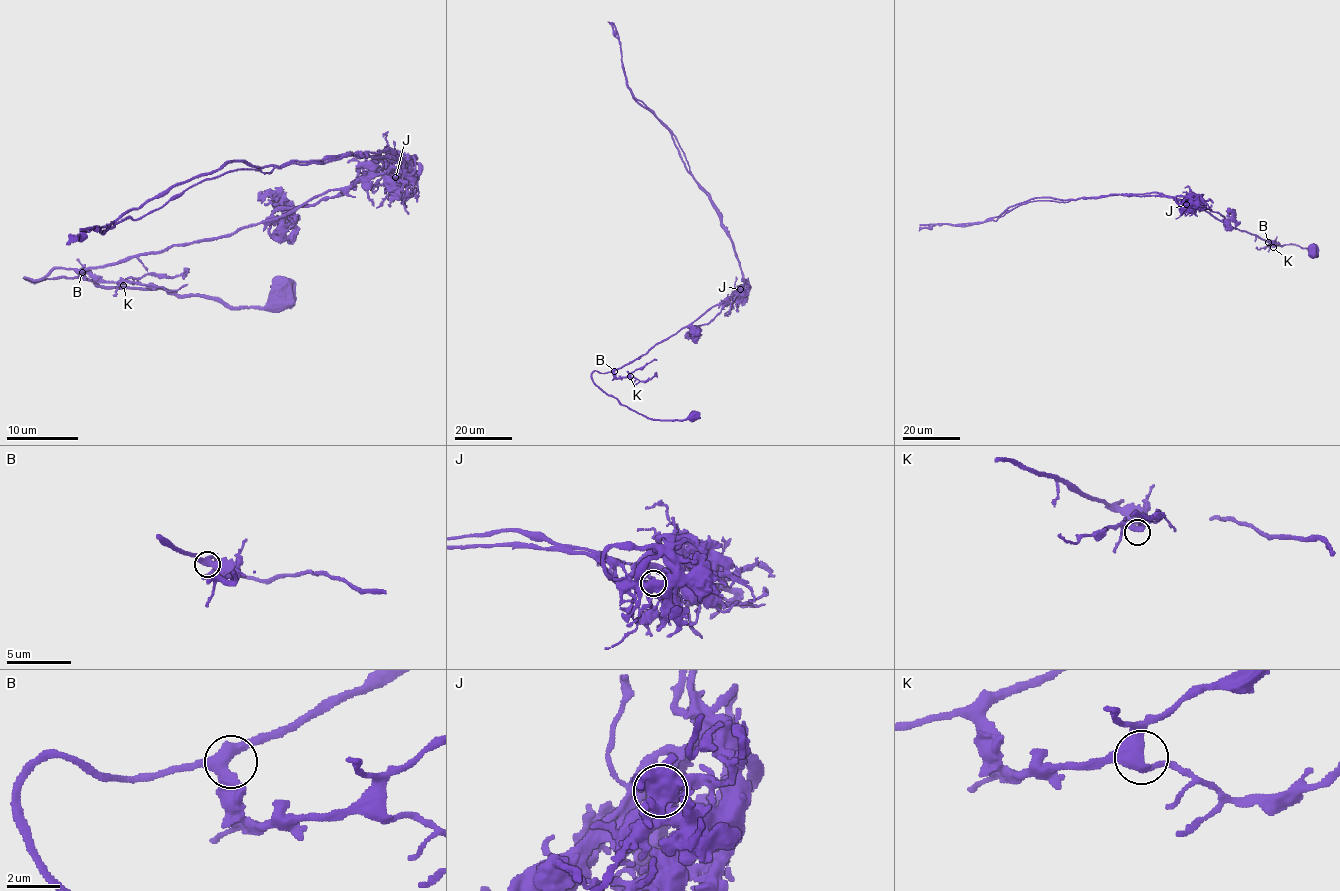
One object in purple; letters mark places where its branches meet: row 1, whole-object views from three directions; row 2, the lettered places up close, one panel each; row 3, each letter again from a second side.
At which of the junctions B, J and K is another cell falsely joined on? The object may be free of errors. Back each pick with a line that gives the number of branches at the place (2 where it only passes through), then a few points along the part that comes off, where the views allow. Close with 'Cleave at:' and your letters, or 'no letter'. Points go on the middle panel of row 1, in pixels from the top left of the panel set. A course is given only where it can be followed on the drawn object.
J: 5 | (740, 289), (744, 280), (741, 266), (710, 197), (687, 169), (671, 132), (634, 99), (626, 84), (613, 23)
Cleave at: J

